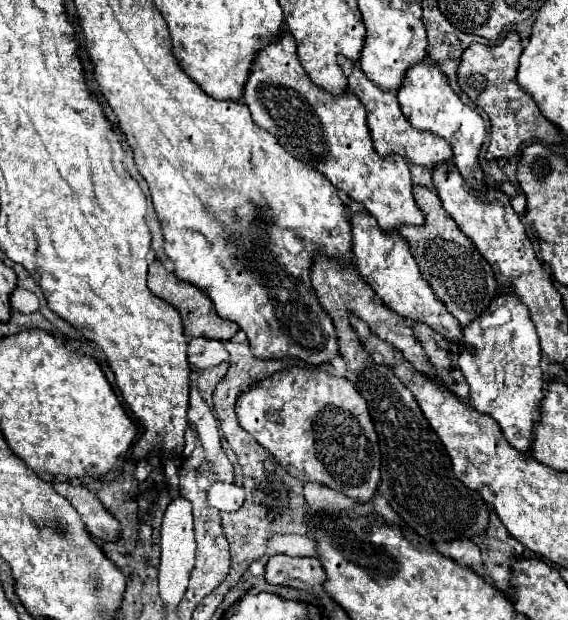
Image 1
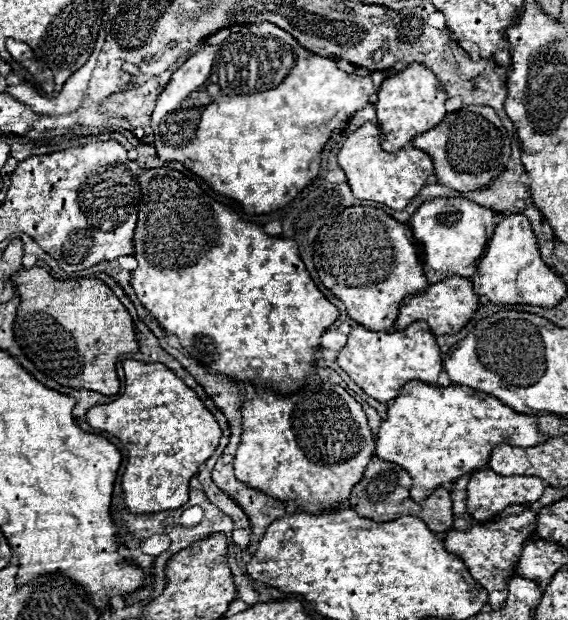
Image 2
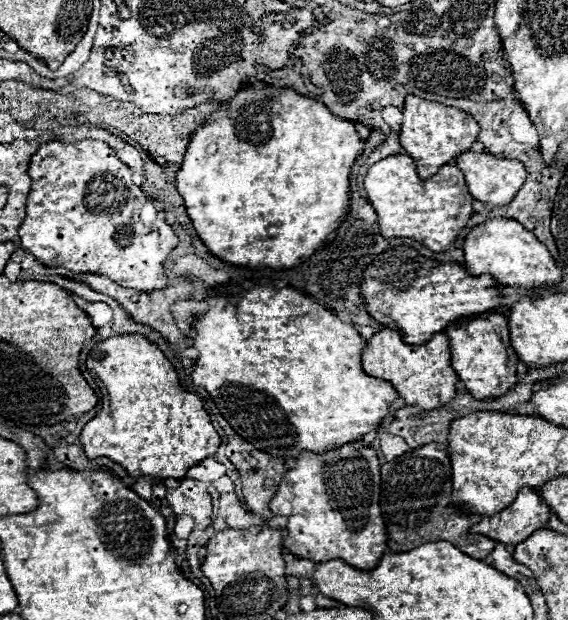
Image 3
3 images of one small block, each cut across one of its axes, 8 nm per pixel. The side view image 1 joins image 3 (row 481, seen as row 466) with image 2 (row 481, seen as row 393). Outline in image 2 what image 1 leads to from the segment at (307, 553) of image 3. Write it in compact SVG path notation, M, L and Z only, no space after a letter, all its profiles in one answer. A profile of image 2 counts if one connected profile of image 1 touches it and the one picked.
M312 380L292 394L278 394L272 388L266 388L252 400L244 400L240 412L242 440L234 456L236 478L282 502L296 500L306 512L320 512L322 508L344 504L350 498L352 486L360 482L376 448L362 406L338 384Z

